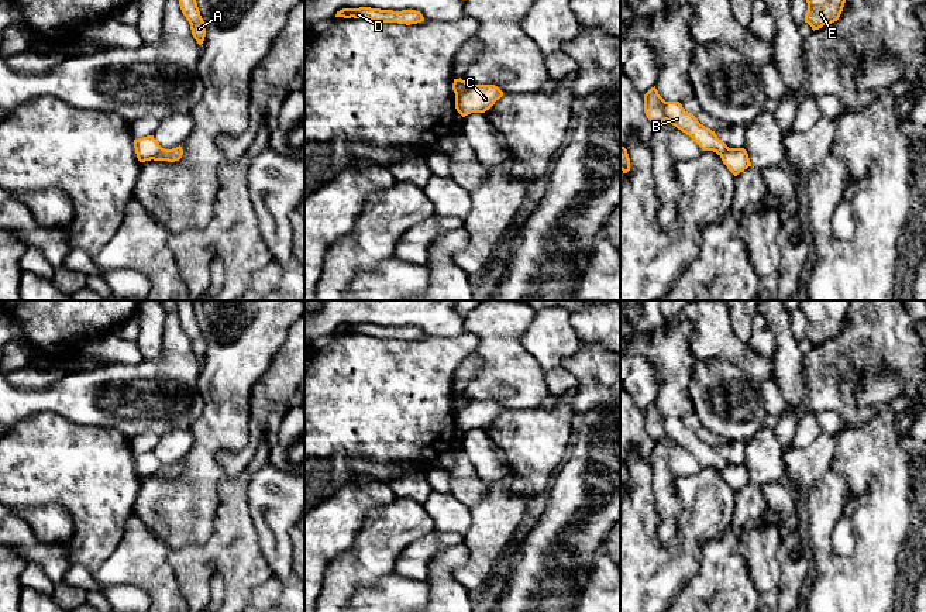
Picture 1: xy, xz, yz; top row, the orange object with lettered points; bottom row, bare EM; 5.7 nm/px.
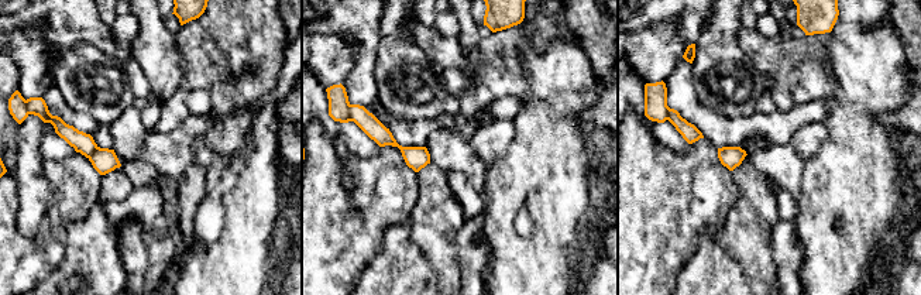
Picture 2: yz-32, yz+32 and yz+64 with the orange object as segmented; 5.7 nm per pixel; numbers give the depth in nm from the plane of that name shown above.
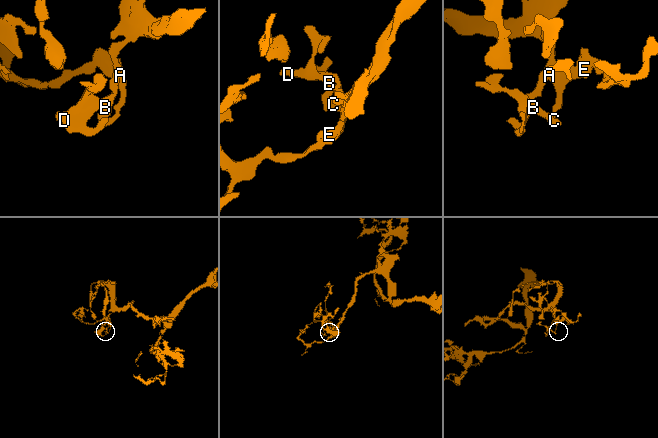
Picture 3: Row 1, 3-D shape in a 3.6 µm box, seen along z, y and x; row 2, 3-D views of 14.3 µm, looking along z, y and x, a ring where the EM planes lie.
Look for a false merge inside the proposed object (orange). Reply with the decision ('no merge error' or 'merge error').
no merge error

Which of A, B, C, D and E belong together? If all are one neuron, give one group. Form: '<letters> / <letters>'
A B C D E

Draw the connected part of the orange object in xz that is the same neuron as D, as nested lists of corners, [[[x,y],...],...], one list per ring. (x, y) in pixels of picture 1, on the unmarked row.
[[[371,323],[342,324],[337,327],[335,333],[368,334],[368,336],[375,336],[378,338],[397,338],[406,341],[424,337],[423,330],[416,326],[393,327],[393,326],[381,326],[381,324],[371,324]]]

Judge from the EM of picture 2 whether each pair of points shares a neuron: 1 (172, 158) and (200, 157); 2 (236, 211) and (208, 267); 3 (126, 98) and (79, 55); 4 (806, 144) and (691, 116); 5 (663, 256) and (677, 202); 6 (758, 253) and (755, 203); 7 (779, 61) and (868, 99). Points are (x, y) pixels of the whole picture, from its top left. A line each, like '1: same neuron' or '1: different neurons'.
1: different neurons
2: same neuron
3: same neuron
4: different neurons
5: same neuron
6: same neuron
7: different neurons

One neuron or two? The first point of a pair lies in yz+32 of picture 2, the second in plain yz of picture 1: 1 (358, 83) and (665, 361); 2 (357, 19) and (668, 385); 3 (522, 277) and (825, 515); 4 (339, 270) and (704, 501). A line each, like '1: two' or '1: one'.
1: one
2: one
3: one
4: one

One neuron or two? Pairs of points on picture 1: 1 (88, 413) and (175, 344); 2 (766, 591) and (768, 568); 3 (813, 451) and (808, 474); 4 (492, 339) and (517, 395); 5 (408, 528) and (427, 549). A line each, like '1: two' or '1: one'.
1: one
2: one
3: one
4: one
5: two

